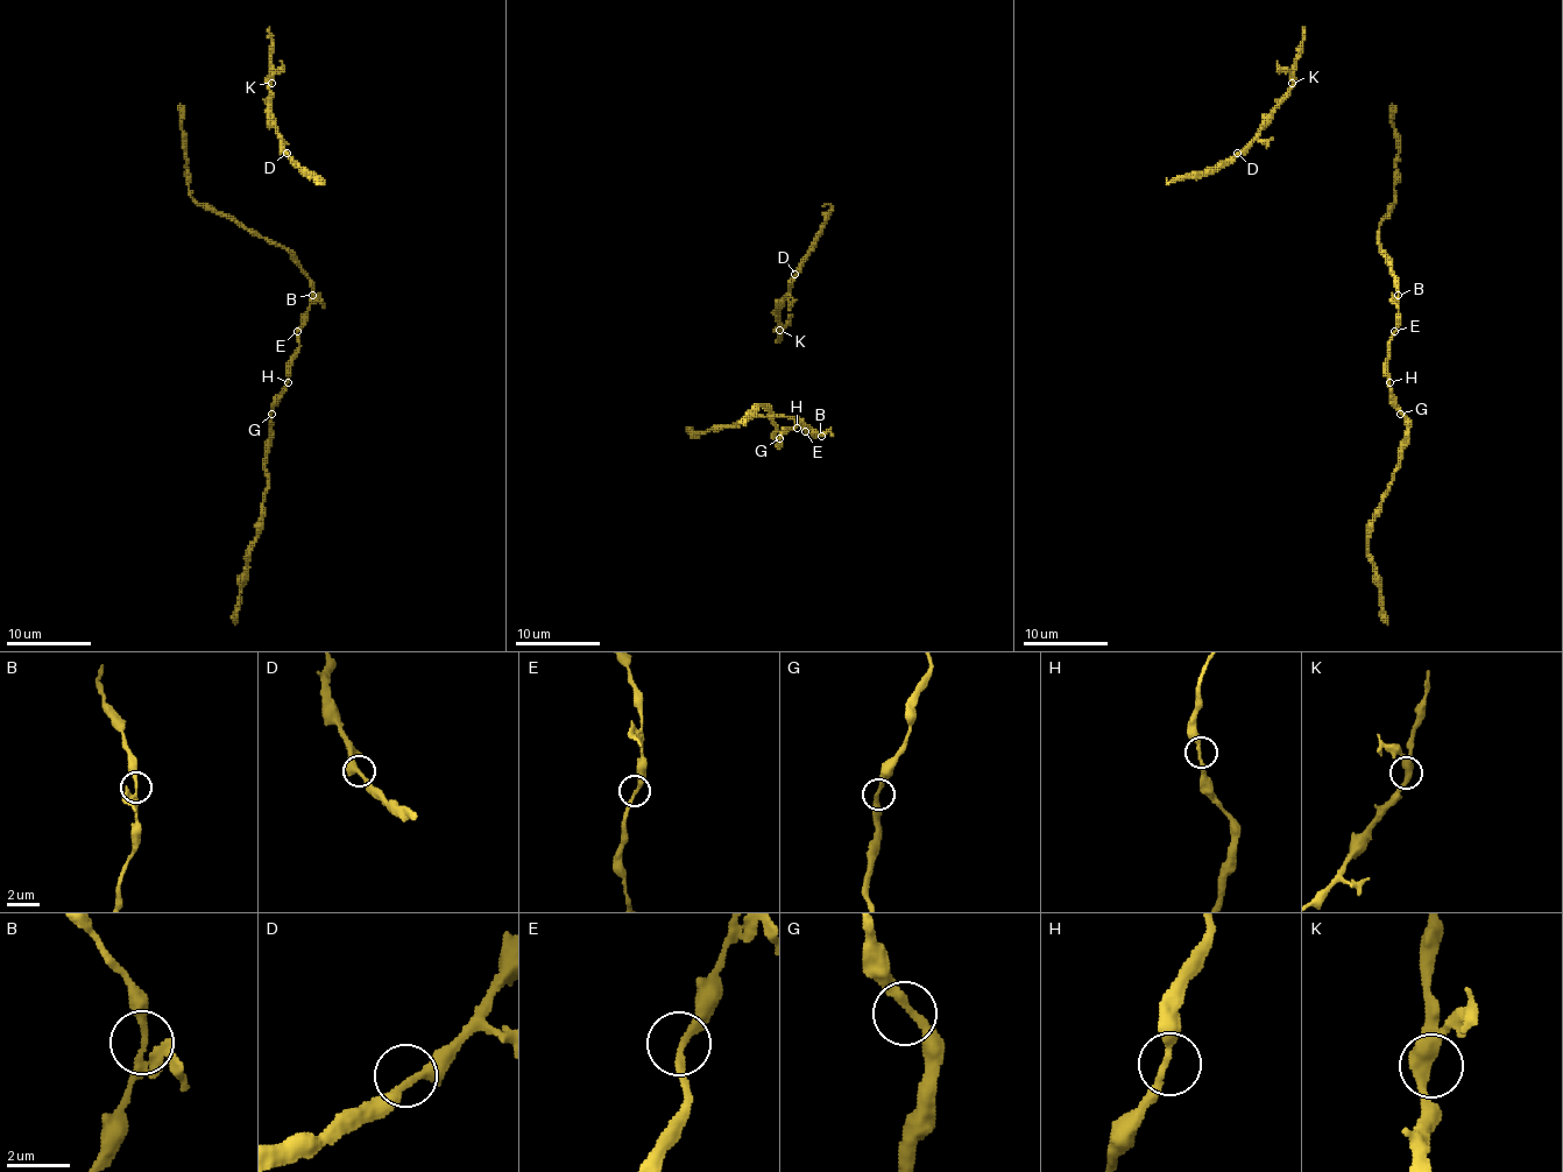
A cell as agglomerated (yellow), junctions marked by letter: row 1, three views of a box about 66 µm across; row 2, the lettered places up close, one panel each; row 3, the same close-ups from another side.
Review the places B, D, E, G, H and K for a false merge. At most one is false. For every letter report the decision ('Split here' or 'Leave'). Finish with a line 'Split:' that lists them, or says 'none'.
B: Leave
D: Leave
E: Leave
G: Leave
H: Leave
K: Leave
Split: none

